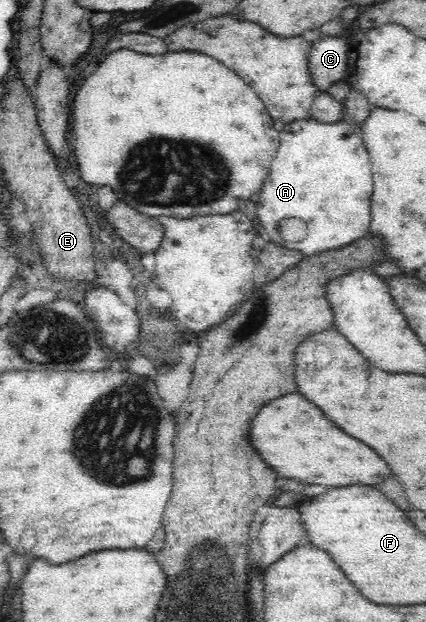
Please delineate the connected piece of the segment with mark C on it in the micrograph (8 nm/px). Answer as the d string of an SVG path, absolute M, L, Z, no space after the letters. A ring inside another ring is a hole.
M319 36L309 48L309 68L318 91L328 92L338 80L345 79L351 70L351 46L341 37Z

